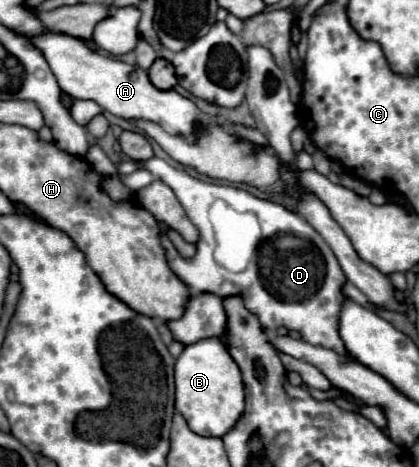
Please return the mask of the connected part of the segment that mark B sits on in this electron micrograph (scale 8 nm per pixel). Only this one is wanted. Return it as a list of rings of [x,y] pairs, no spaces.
[[[206,338],[182,350],[174,366],[174,386],[176,410],[186,418],[190,430],[196,434],[220,438],[230,430],[230,426],[234,426],[238,414],[244,410],[242,374],[238,374],[238,366],[234,366],[234,360],[218,338]]]

